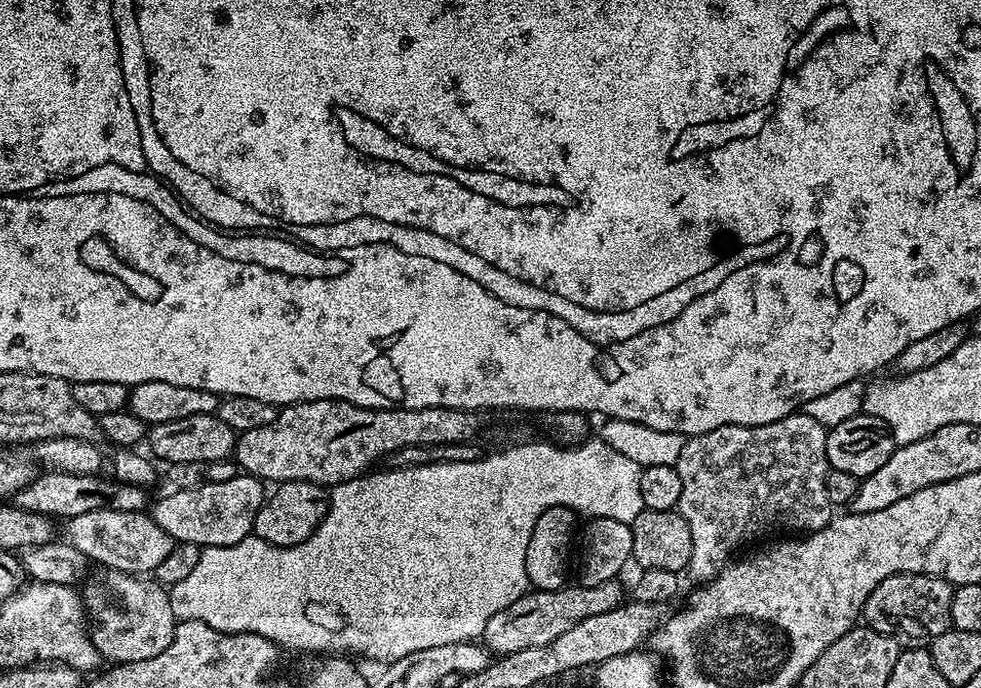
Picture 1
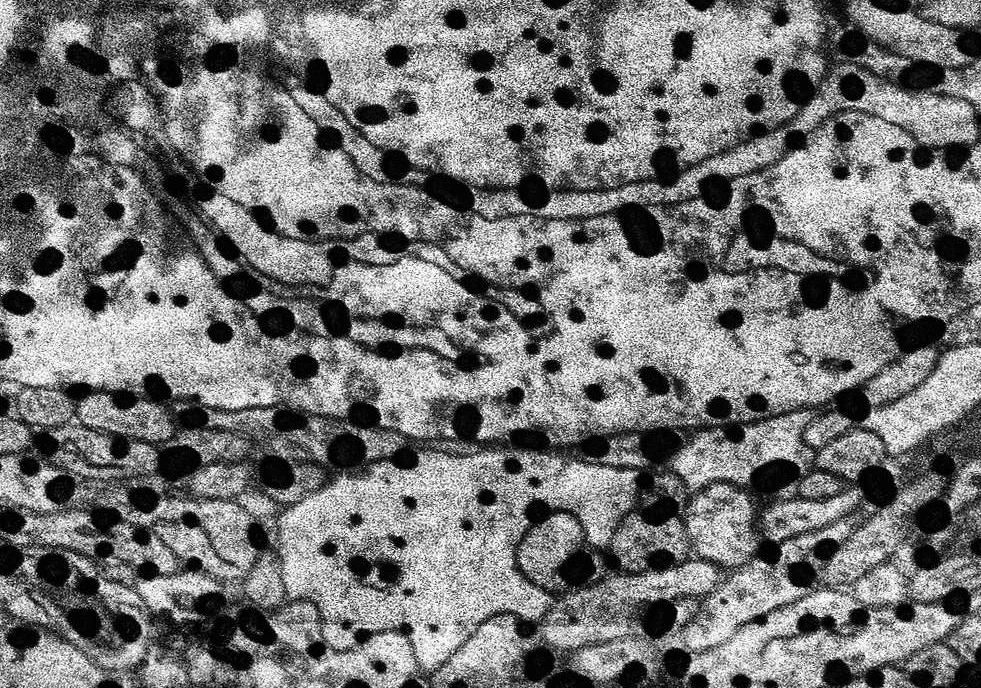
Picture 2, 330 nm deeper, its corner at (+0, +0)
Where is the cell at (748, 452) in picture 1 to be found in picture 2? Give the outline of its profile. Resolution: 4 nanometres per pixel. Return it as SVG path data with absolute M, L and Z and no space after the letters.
M712 484L693 491L682 513L691 551L699 559L717 564L722 570L742 566L762 548L758 531L758 504L747 487Z

